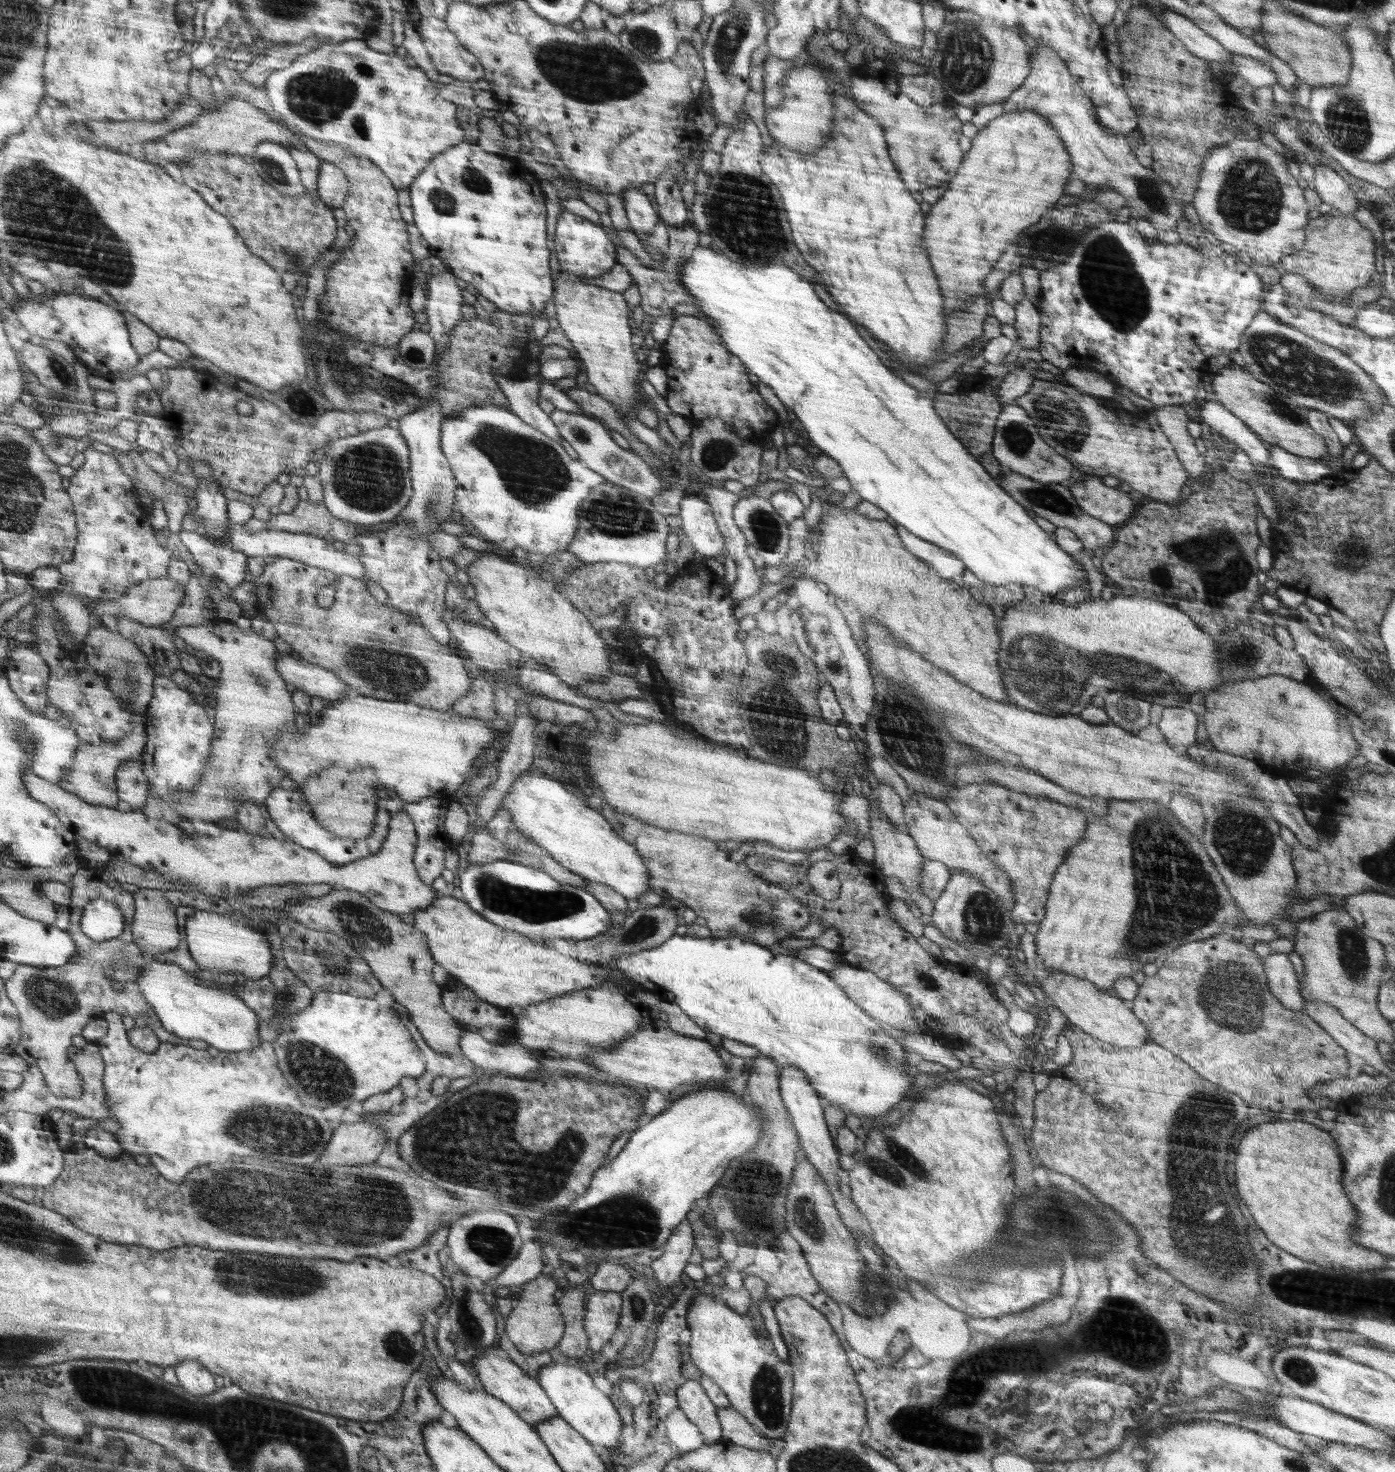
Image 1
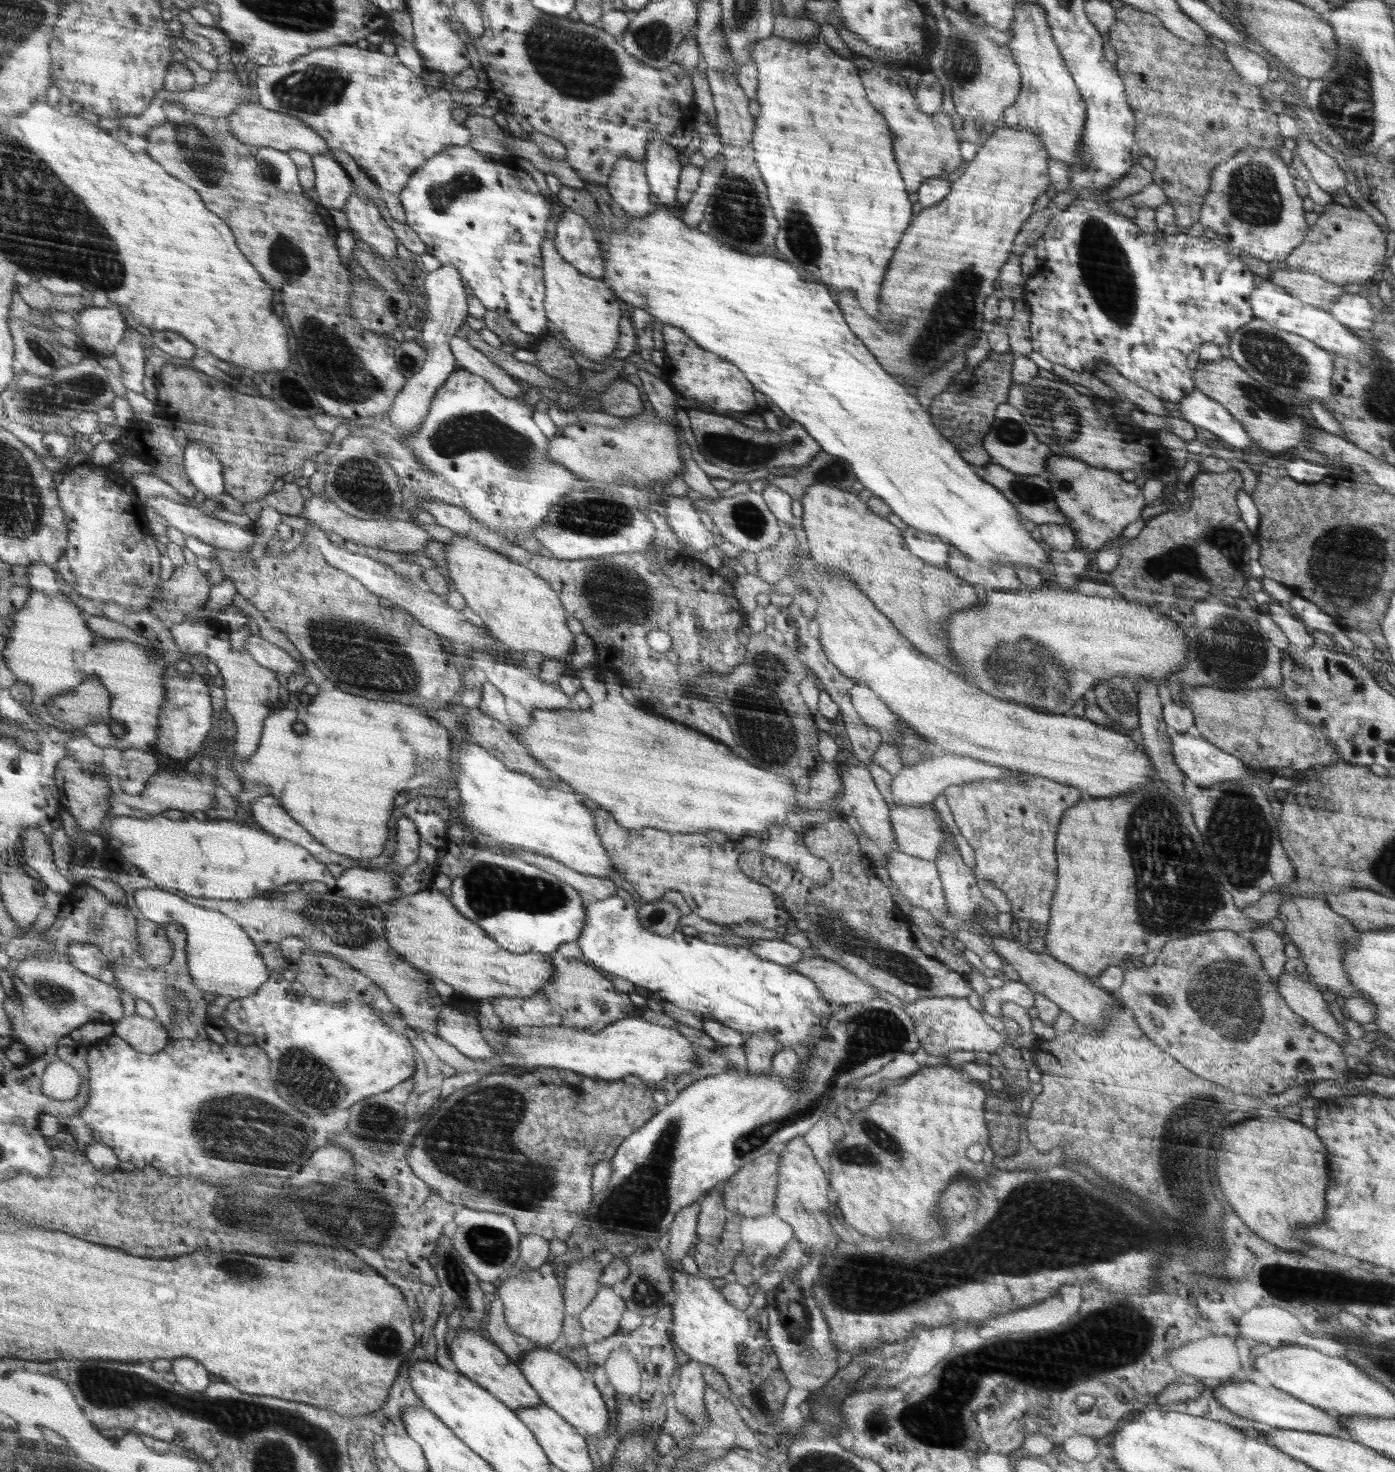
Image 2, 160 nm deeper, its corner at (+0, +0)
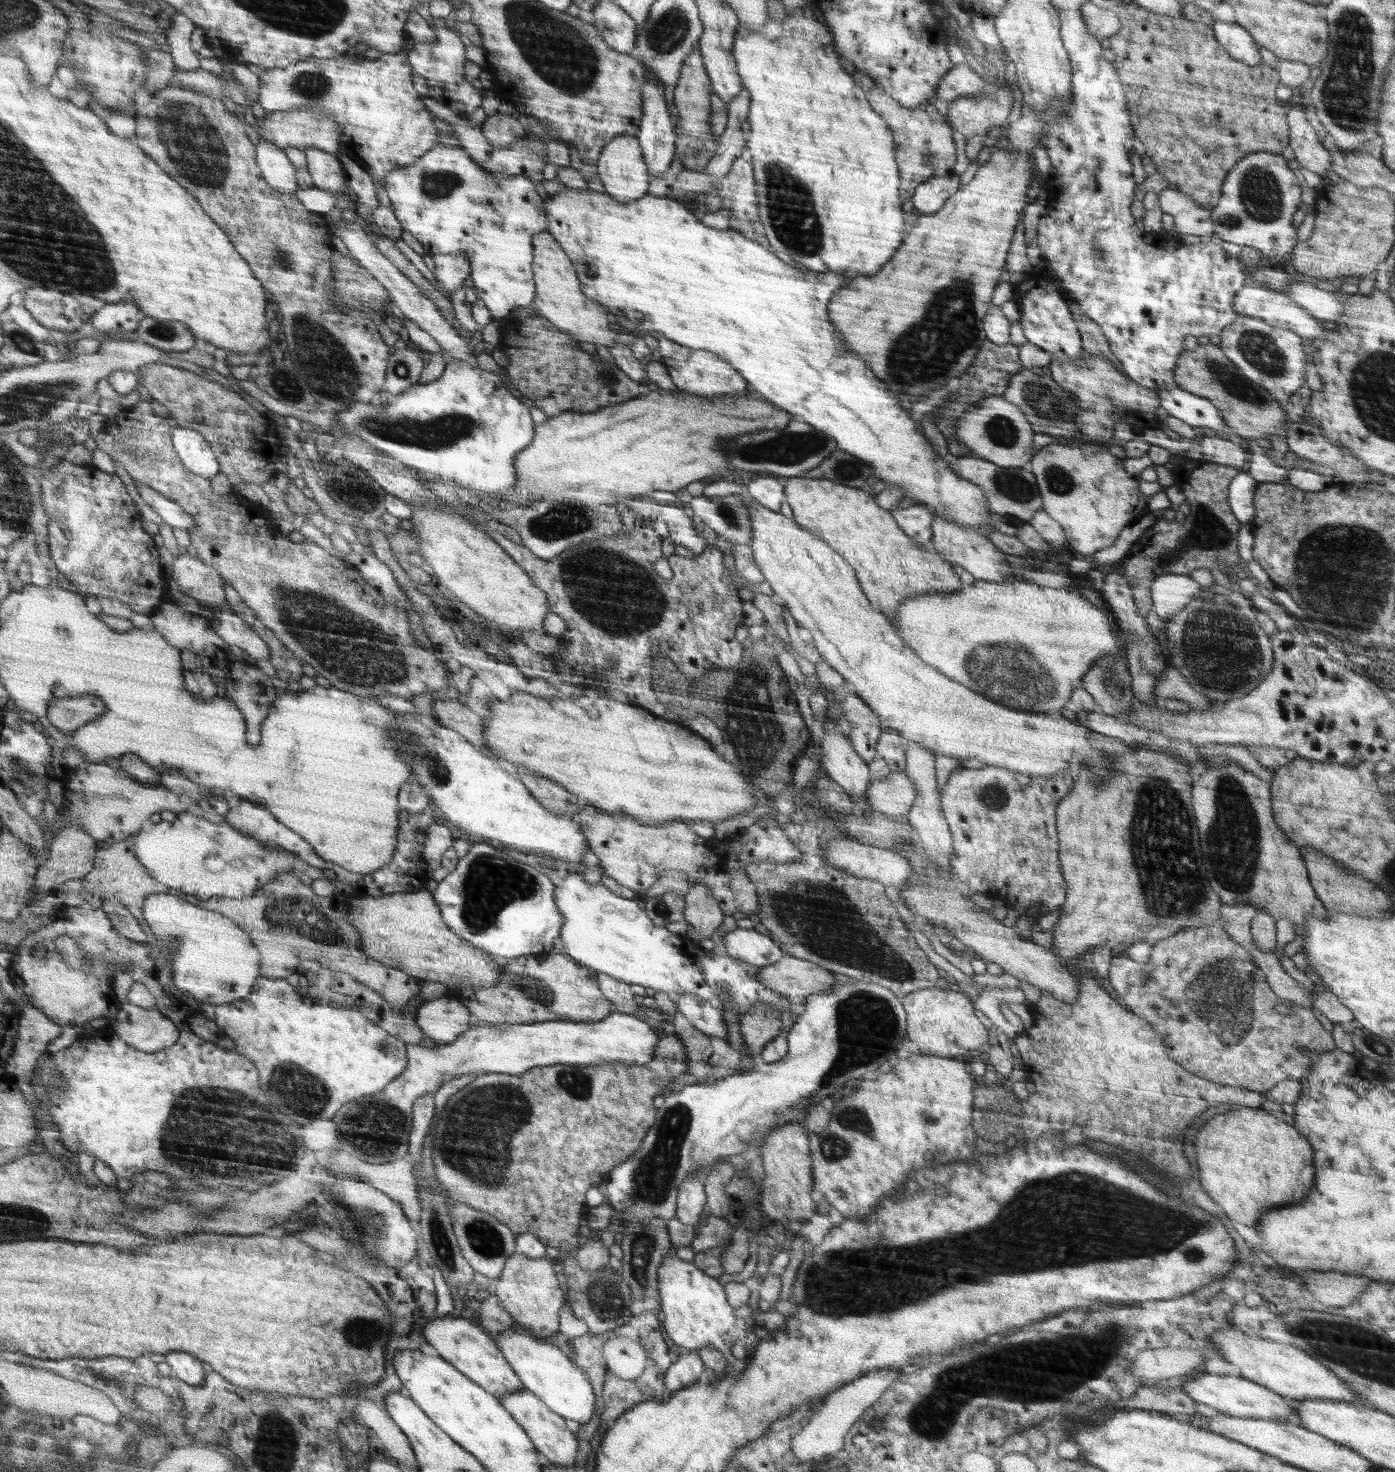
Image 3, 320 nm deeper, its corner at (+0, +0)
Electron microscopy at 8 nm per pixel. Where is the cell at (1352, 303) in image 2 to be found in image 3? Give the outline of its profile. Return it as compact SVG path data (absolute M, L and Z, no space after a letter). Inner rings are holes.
M1294 281L1289 284L1287 290L1282 291L1320 322L1336 322L1344 312L1344 305L1338 294L1322 290L1314 283Z

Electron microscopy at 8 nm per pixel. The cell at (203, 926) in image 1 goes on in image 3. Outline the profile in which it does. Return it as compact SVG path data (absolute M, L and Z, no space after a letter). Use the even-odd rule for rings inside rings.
M166 893L150 895L145 904L145 915L153 928L154 940L181 942L171 960L177 987L189 992L195 1004L220 1006L248 997L257 982L258 970L261 970L261 953L235 919L210 910L210 907L204 909Z

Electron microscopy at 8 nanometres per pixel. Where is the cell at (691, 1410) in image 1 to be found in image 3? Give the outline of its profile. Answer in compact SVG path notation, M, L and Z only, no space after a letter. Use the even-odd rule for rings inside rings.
M682 1350L679 1357L673 1361L665 1372L666 1394L664 1399L670 1398L682 1387L687 1387L699 1381L704 1368L699 1351Z

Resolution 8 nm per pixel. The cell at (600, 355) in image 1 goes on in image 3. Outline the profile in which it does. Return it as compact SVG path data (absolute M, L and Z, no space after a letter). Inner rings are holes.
M544 231L542 234L534 234L533 246L533 278L536 280L537 294L533 298L532 306L538 310L539 315L580 342L600 343L606 347L613 344L631 346L636 340L636 334L618 333L608 328L606 308L600 302L590 300L581 290L572 262L558 245L558 240Z

